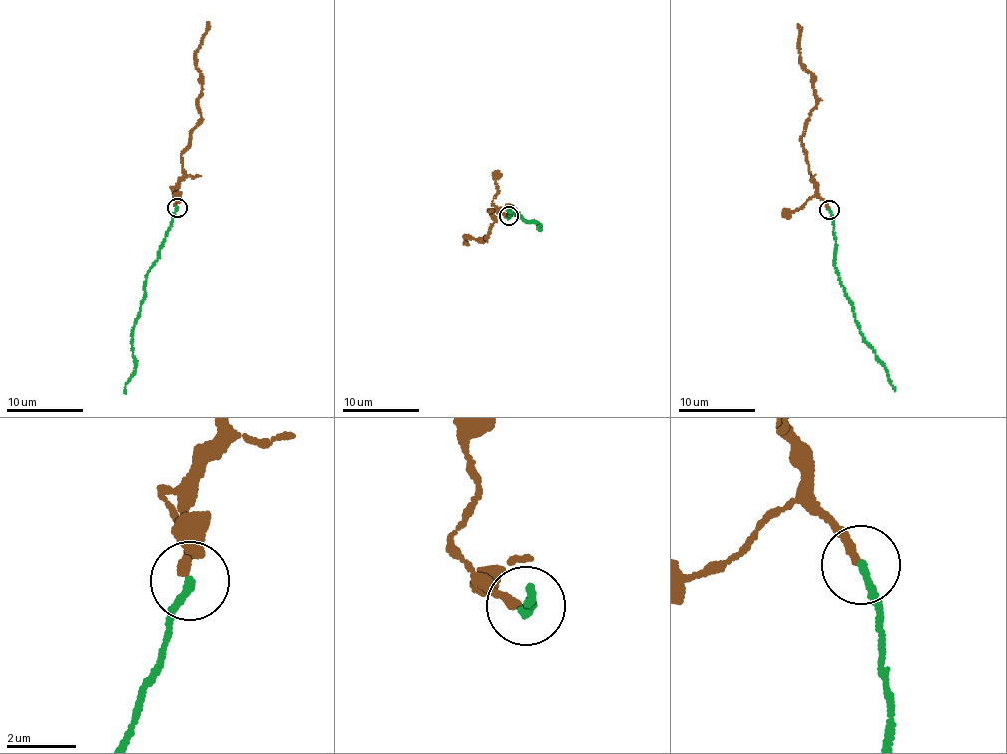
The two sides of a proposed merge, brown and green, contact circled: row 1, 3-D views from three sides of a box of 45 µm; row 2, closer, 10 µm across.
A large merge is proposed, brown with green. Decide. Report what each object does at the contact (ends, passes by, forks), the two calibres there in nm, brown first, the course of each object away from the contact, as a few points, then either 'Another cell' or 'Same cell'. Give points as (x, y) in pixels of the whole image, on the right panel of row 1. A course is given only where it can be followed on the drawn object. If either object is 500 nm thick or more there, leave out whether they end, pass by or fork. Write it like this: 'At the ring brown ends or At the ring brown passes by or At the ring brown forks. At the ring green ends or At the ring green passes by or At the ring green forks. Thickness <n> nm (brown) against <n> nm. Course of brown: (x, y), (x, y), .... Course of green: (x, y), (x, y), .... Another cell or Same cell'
At the ring brown ends. At the ring green ends. Thickness 240 nm (brown) against 220 nm. Course of brown: (829, 208), (811, 177), (802, 142), (804, 123), (817, 96), (814, 75), (801, 63), (798, 24). Course of green: (830, 210), (835, 239), (833, 265), (839, 283), (863, 341), (873, 350), (895, 390). Another cell

